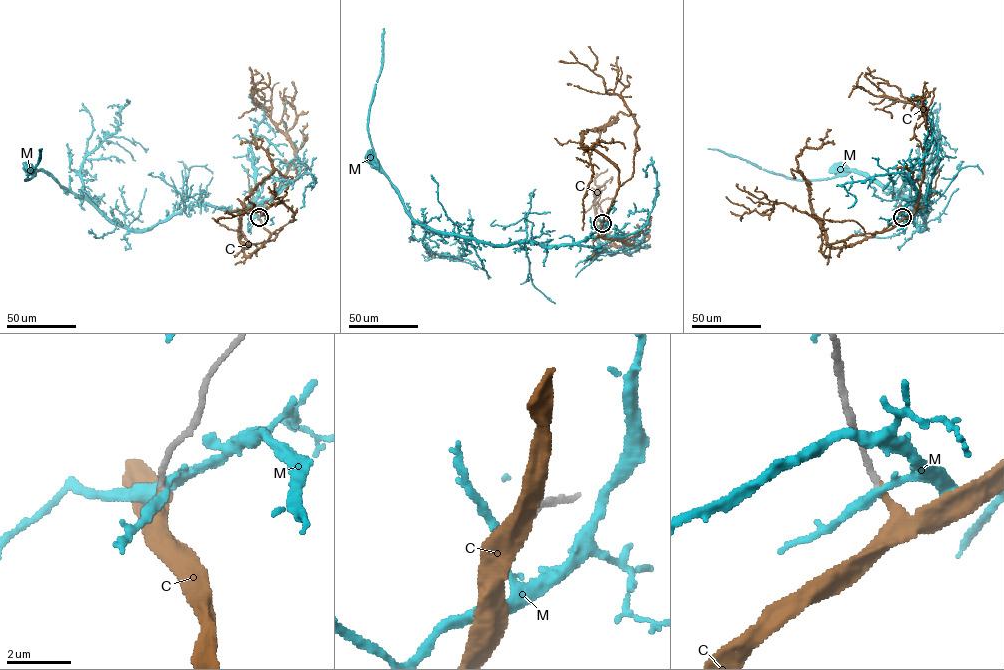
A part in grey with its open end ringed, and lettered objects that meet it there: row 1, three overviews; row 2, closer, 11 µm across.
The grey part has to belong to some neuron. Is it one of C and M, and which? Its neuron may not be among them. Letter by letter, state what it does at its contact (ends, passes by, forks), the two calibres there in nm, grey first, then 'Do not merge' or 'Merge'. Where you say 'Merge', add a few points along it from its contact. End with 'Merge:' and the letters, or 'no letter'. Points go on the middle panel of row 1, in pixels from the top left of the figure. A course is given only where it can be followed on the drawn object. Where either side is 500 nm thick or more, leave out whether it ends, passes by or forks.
C: It ends there. Thickness 180 nm (grey) against 200 nm. Merge. Its course: (602, 223), (619, 170), (583, 147), (582, 136), (615, 122), (613, 116), (583, 154)
M: It passes by. Thickness 180 nm (grey) against 240 nm. Do not merge
Merge: C

